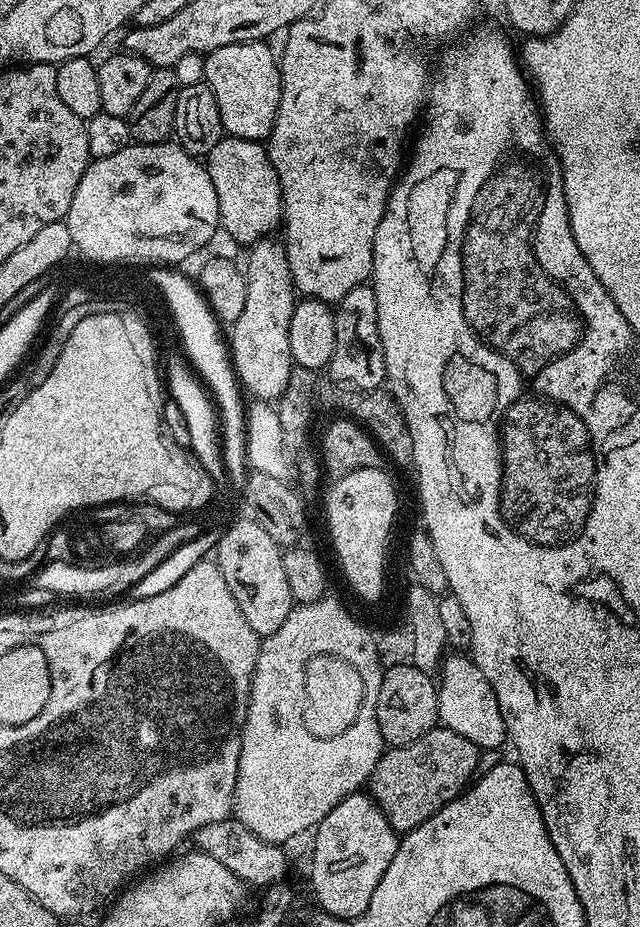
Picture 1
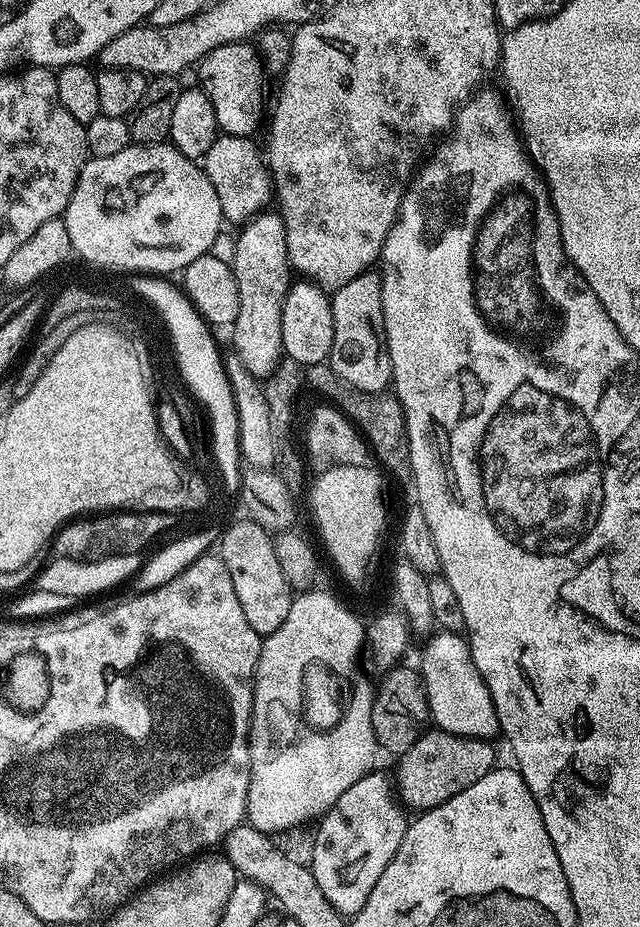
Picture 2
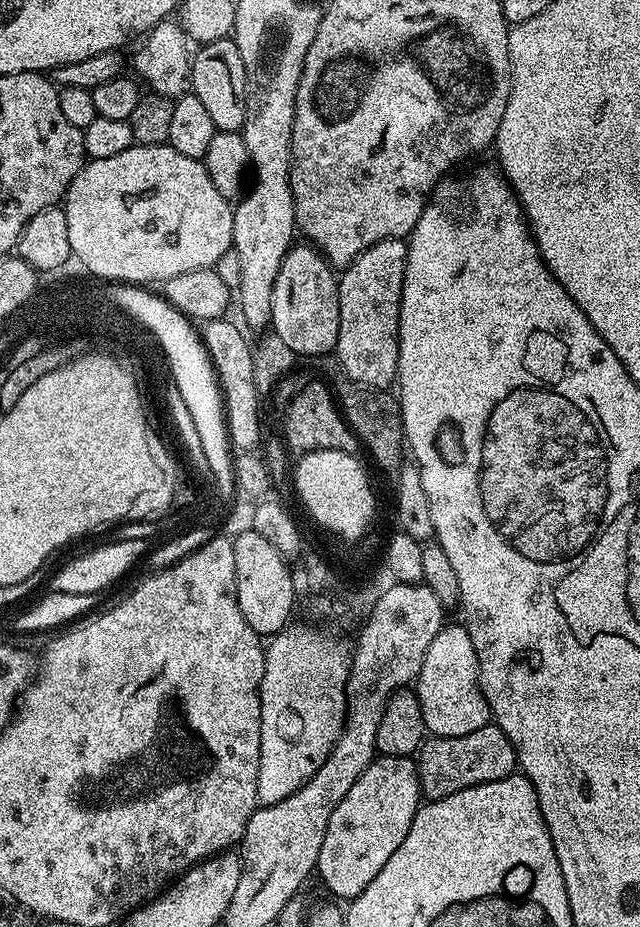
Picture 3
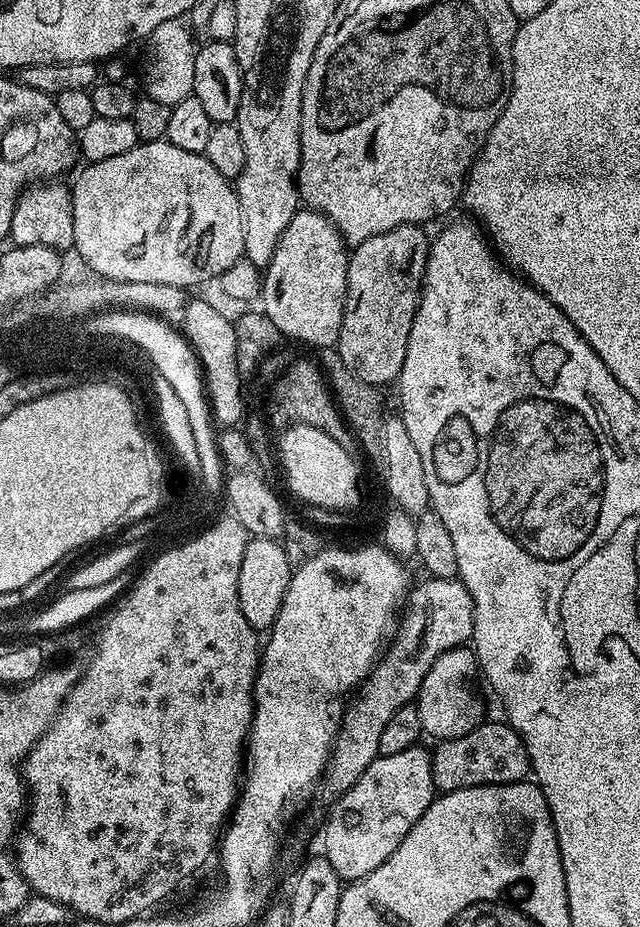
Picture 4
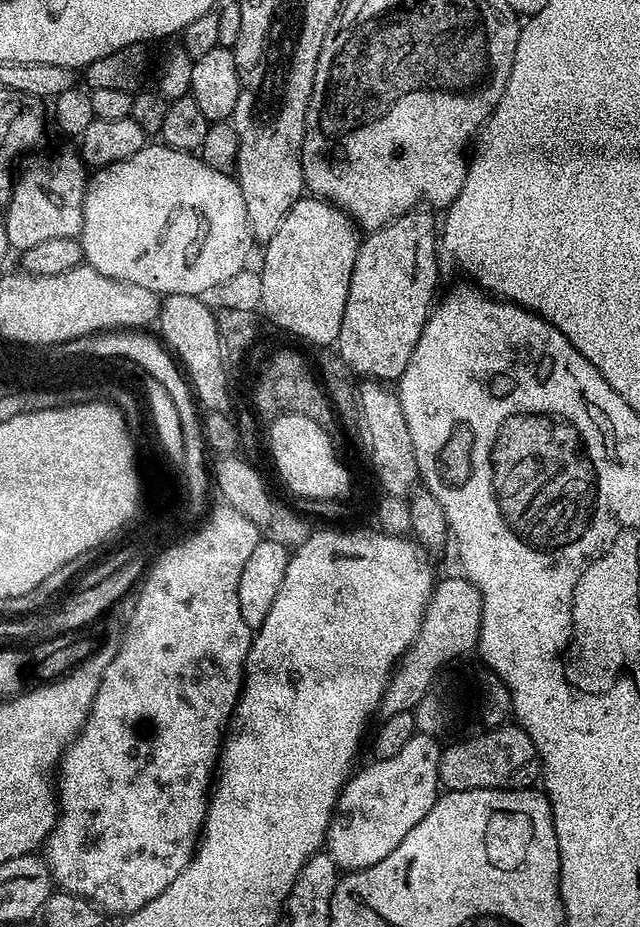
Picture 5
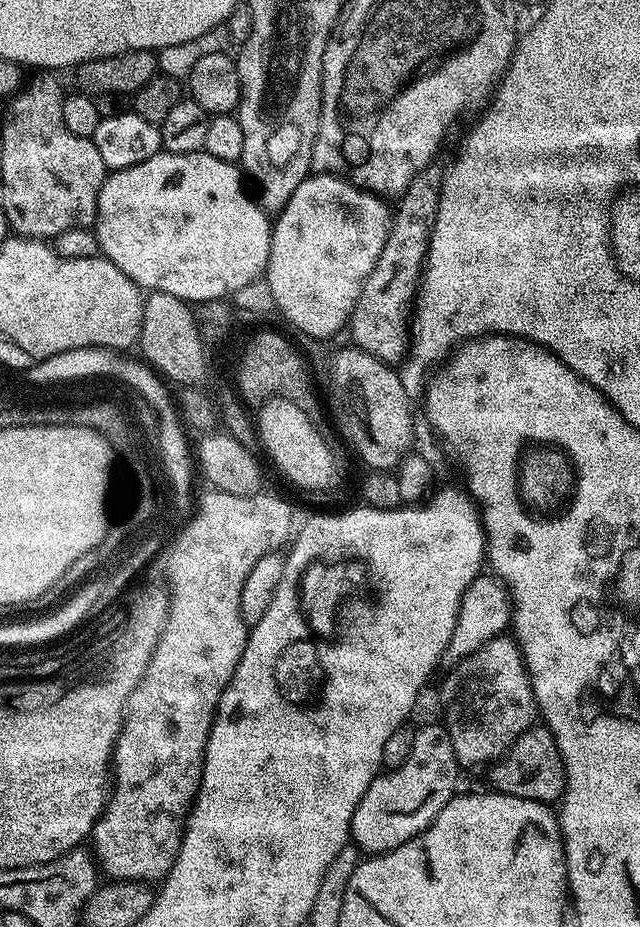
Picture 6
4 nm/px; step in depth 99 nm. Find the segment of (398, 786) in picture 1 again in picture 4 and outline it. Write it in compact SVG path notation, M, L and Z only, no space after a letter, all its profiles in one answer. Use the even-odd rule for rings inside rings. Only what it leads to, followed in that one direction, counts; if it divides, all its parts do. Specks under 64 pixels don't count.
M485 722L470 730L470 734L462 734L462 738L442 740L435 747L432 752L432 777L440 794L477 788L479 784L518 784L530 772L526 746L507 722Z

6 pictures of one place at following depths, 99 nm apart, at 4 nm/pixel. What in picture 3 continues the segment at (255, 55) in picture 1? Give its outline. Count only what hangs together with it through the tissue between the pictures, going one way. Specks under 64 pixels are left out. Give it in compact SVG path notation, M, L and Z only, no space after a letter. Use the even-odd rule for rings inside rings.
M235 39L210 42L195 49L191 57L190 92L202 102L218 132L240 132L246 118L246 70Z

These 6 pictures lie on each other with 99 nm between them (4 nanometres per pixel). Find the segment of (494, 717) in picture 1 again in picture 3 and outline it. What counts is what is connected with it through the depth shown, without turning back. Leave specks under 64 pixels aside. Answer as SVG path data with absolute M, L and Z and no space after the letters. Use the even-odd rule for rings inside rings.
M445 623L426 658L422 662L420 675L414 681L414 691L422 706L425 729L433 737L461 736L482 730L492 720L492 711L480 689L480 663L474 654L474 642L463 623Z

